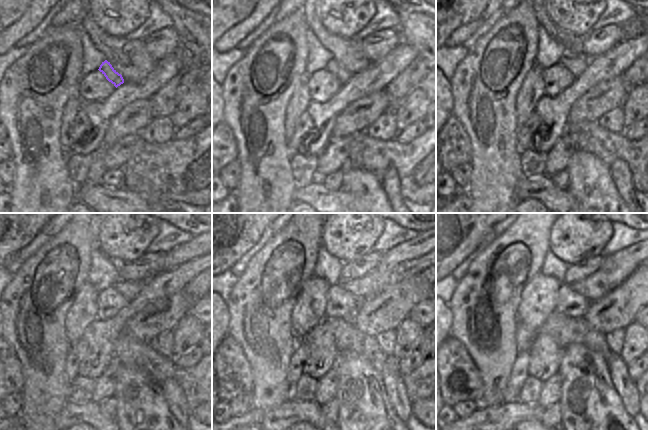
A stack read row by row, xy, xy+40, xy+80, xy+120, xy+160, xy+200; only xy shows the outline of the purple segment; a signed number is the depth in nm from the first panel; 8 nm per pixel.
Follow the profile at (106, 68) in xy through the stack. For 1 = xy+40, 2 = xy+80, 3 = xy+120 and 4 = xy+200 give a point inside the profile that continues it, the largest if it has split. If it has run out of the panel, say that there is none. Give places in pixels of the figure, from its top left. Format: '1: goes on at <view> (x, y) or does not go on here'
1: goes on at xy+40 (334, 67)
2: goes on at xy+80 (576, 64)
3: goes on at xy+120 (129, 289)
4: goes on at xy+200 (615, 268)

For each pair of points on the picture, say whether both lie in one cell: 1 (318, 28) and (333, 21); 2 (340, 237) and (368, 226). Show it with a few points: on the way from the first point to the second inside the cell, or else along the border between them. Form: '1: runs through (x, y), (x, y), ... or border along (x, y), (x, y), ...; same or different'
1: border along (315, 10), (320, 22), (331, 33), (344, 37); different
2: runs through (347, 235), (353, 230), (361, 229); same

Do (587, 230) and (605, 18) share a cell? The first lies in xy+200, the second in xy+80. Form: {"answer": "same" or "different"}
{"answer": "different"}

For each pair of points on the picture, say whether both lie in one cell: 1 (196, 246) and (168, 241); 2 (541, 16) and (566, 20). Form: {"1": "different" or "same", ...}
{"1": "different", "2": "different"}

